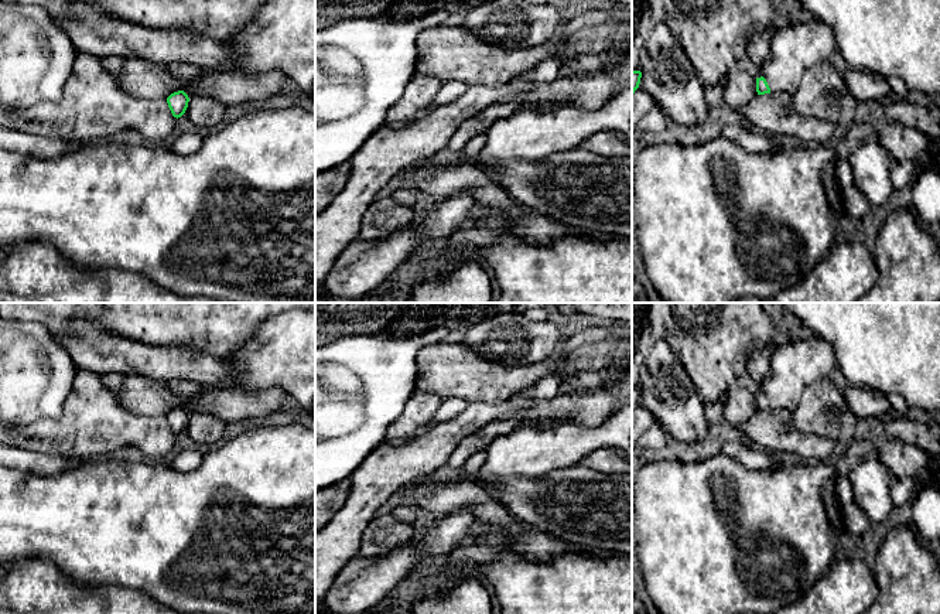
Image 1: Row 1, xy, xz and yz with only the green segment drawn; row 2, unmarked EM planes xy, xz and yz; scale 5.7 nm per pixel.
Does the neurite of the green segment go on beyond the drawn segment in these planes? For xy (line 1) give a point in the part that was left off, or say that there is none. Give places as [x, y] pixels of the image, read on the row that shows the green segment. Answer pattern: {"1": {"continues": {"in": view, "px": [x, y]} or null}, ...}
{"1": {"continues": null}}

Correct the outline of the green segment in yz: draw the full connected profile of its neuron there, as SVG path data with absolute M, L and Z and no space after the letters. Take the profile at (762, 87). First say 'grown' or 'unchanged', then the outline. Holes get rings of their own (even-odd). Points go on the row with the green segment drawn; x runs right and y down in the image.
grown; M813 18L807 23L797 23L783 30L773 30L770 52L760 66L762 76L756 78L758 95L787 93L793 96L801 82L803 75L811 66L830 61L837 52L833 28L823 20Z

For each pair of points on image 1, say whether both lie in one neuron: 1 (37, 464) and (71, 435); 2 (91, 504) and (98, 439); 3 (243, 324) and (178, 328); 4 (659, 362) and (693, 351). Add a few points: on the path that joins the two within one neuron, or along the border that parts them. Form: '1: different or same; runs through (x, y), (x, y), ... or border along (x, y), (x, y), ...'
1: different; border along (16, 446), (74, 456), (81, 460)
2: different; border along (106, 457), (94, 457), (91, 460)
3: same; runs through (228, 324), (194, 324)
4: different; border along (653, 340), (663, 340), (670, 347), (694, 385)

